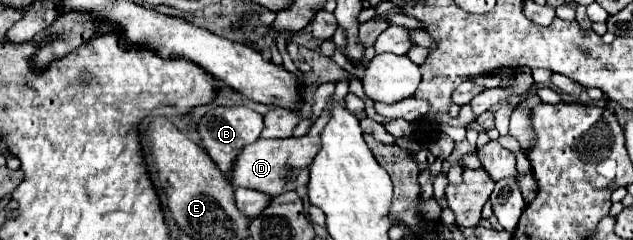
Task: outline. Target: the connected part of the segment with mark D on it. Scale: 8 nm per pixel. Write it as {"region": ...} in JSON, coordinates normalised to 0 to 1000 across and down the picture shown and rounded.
{"region":[[[493,521],[493,546],[480,571],[458,571],[458,579],[408,579],[404,596],[385,613],[385,629],[376,646],[370,679],[370,713],[363,729],[363,754],[370,779],[395,779],[404,796],[417,796],[420,813],[442,813],[455,779],[455,754],[449,754],[449,704],[480,704],[490,696],[496,671],[496,646],[506,629],[506,554],[499,521]]]}

